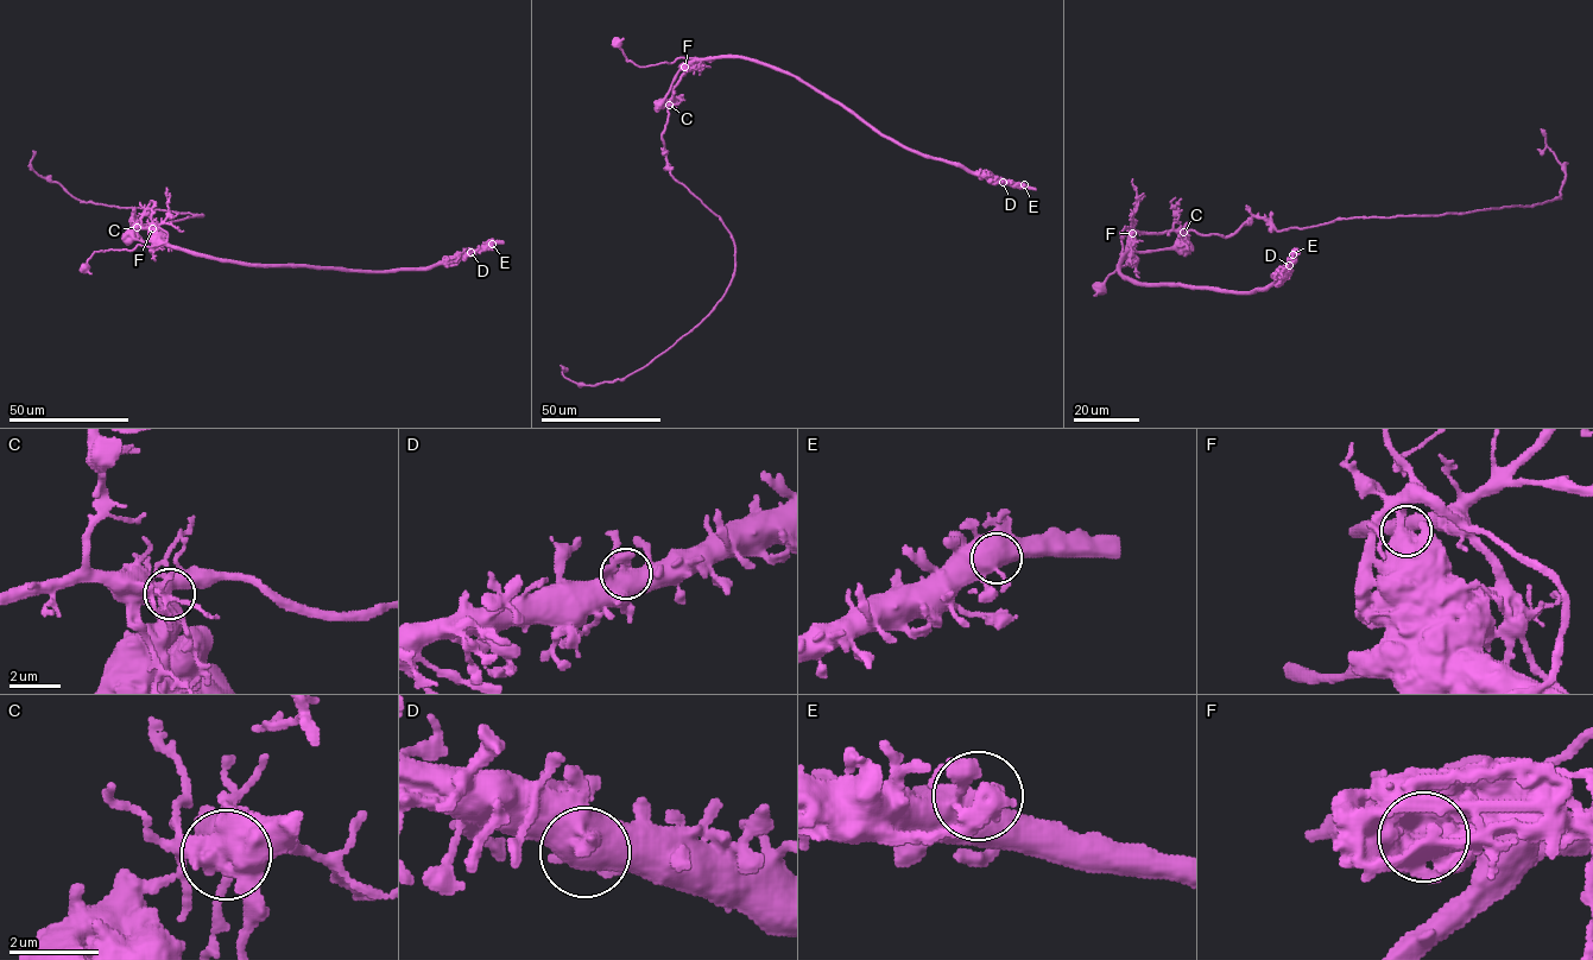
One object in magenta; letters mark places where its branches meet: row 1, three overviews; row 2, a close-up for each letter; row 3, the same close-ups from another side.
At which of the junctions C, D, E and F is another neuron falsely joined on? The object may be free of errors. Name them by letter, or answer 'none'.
F

